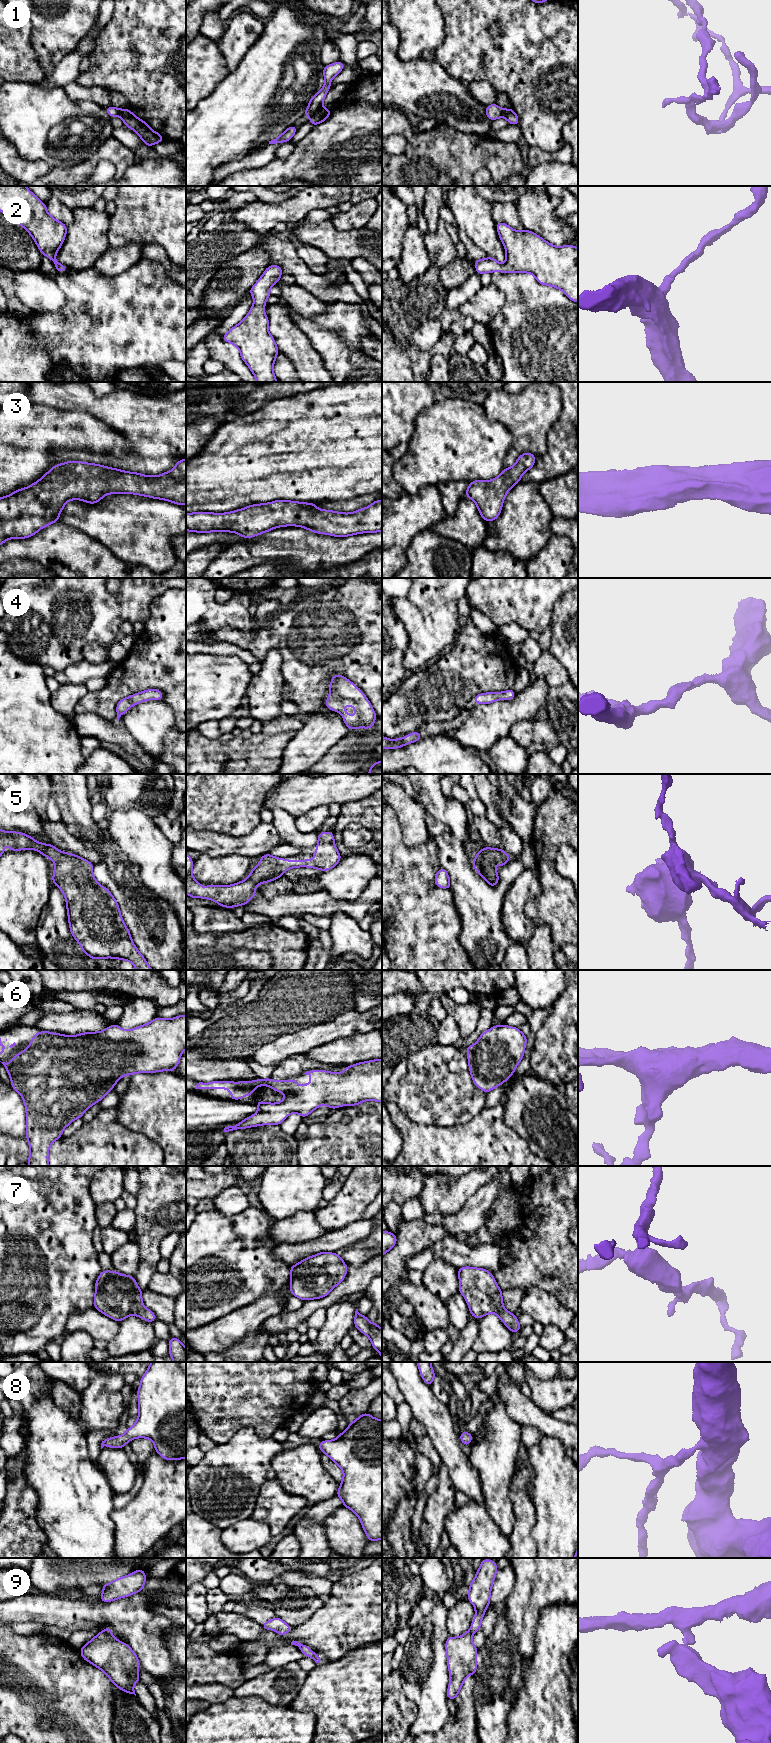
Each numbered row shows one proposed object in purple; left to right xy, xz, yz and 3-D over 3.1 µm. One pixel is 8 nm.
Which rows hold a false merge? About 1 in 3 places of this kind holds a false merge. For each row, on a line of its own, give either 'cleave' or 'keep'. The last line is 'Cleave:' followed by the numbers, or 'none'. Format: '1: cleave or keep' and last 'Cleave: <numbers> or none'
1: cleave
2: keep
3: keep
4: keep
5: keep
6: keep
7: keep
8: keep
9: cleave
Cleave: 1, 9

